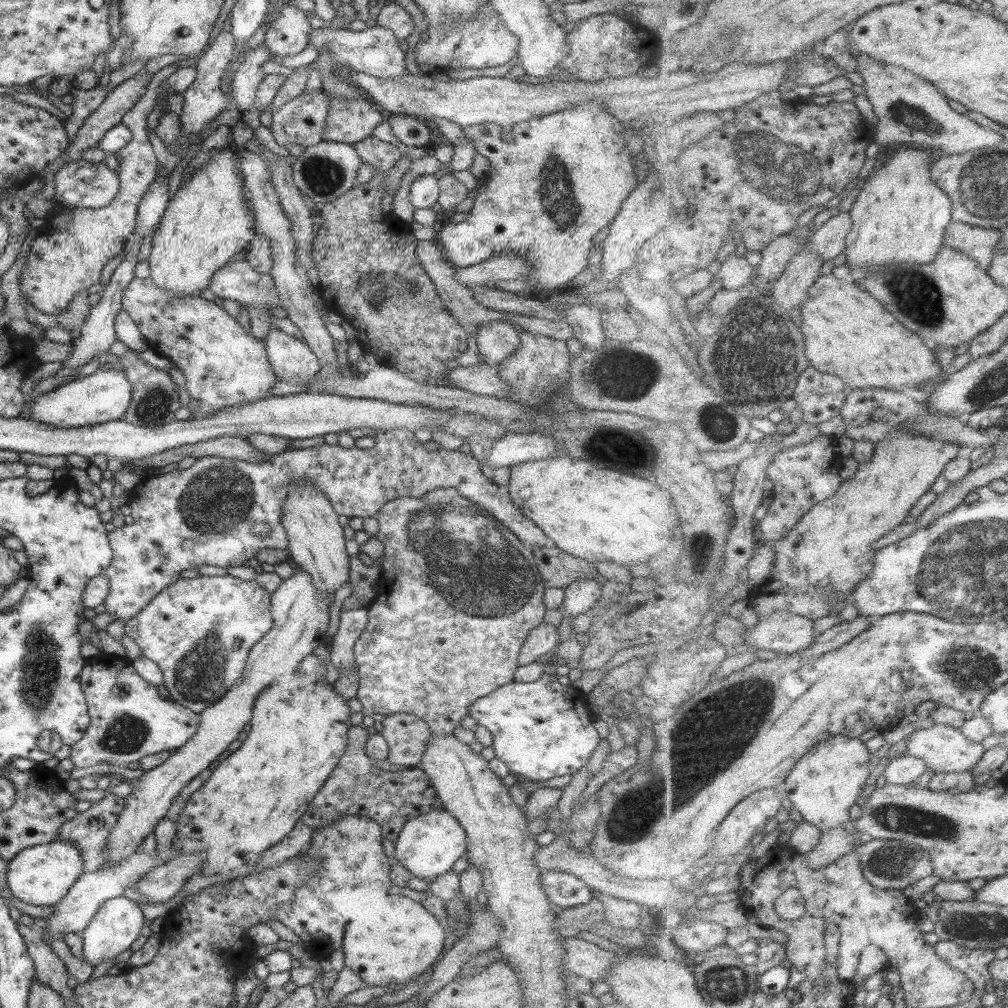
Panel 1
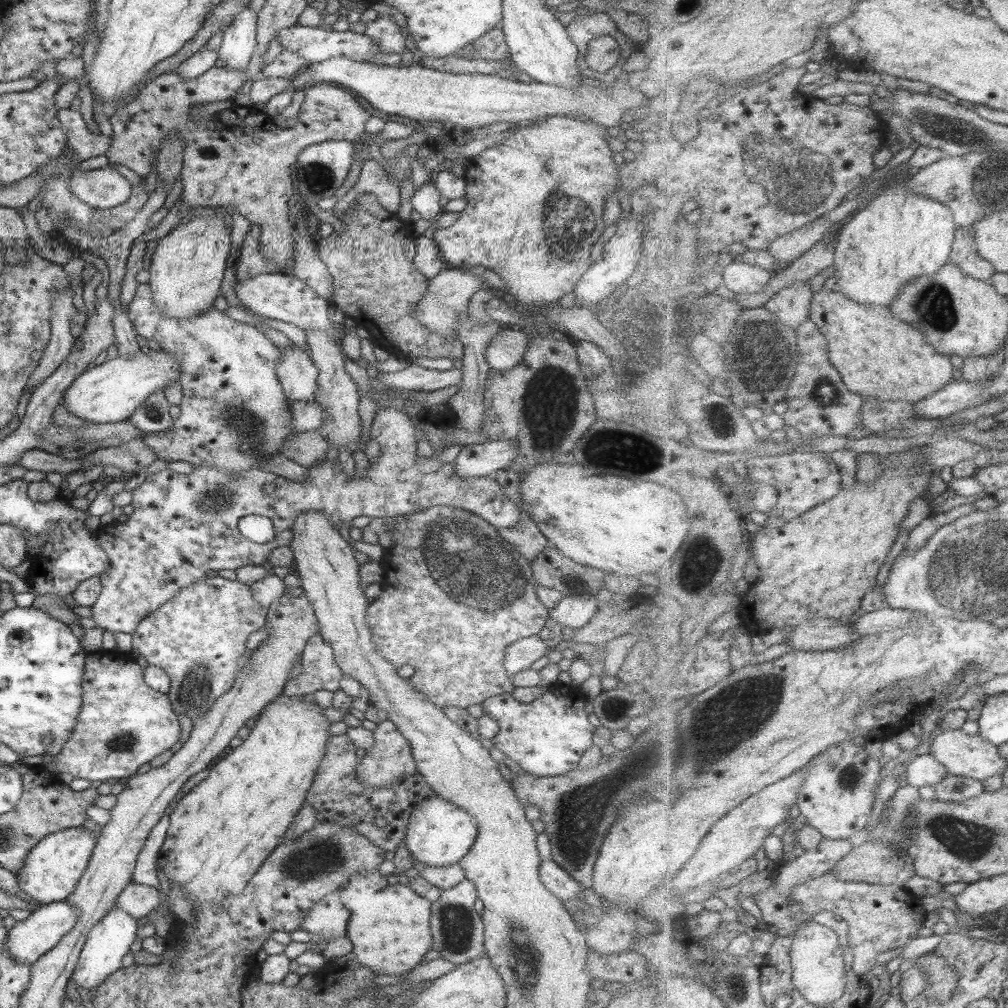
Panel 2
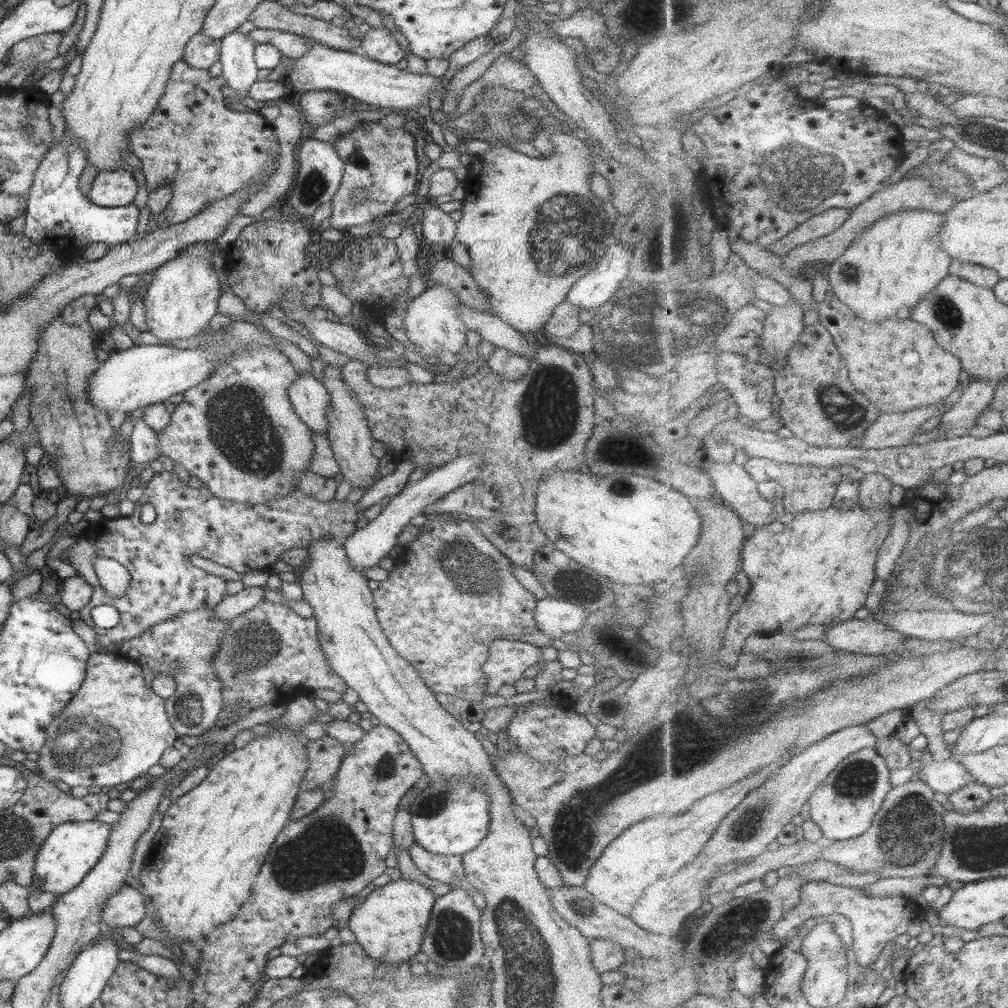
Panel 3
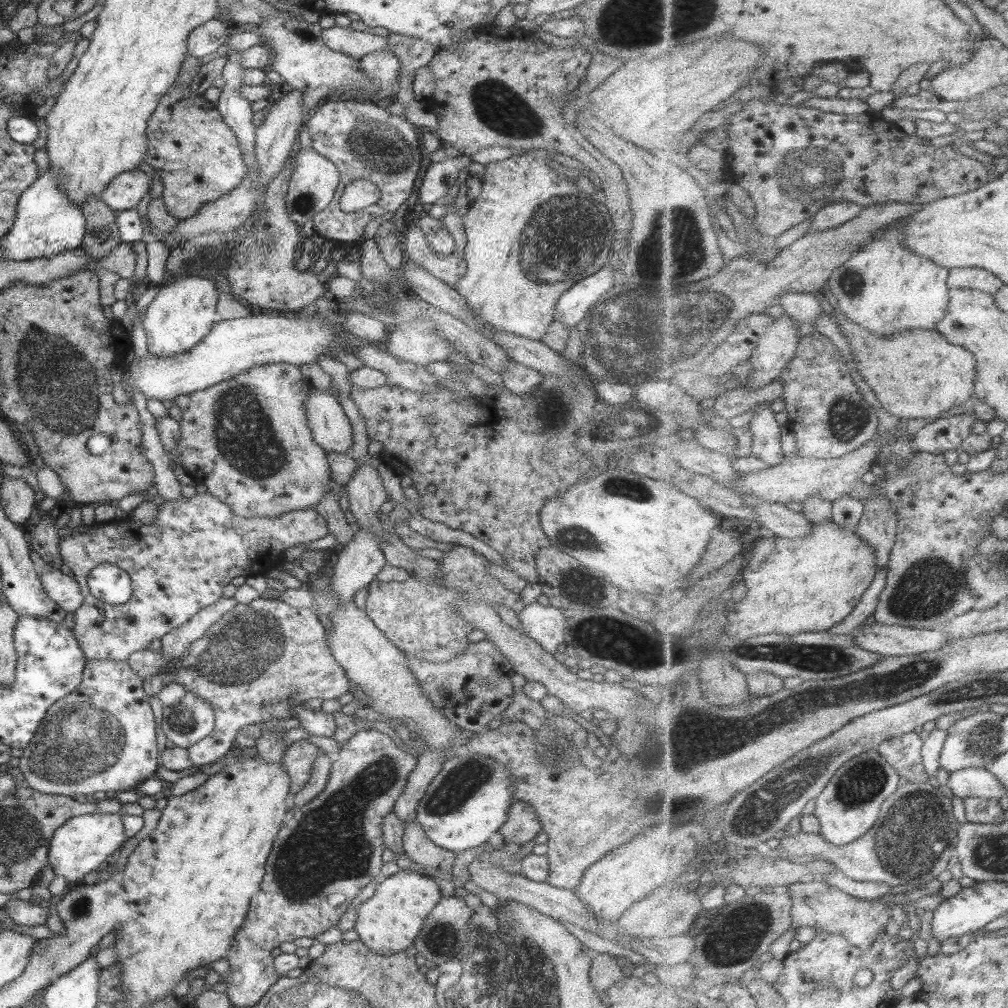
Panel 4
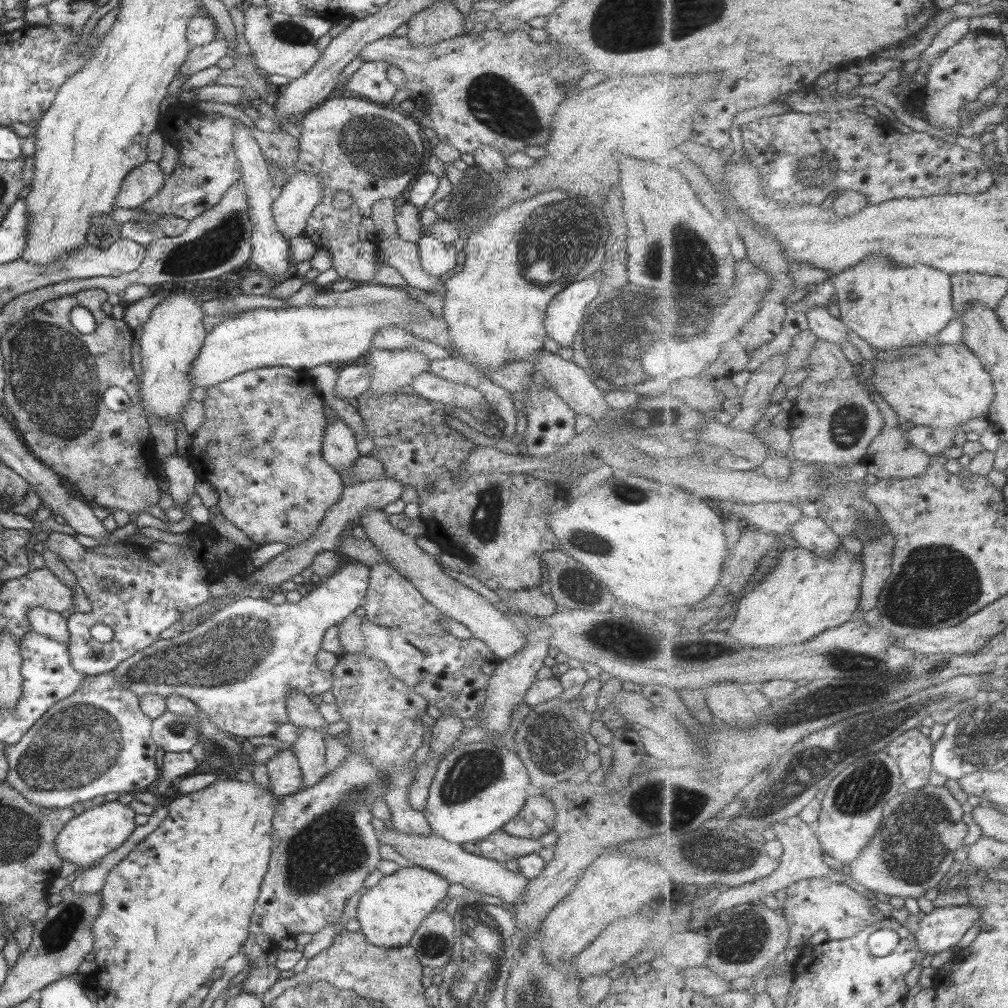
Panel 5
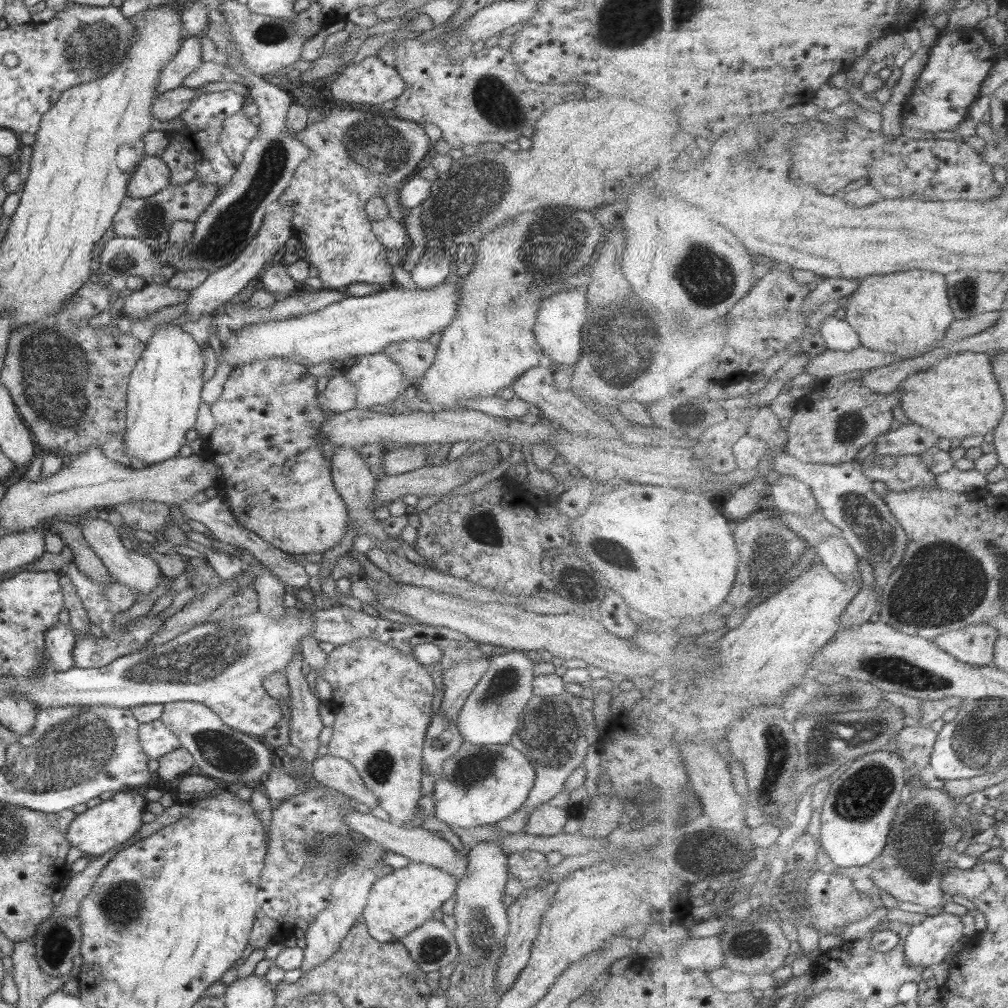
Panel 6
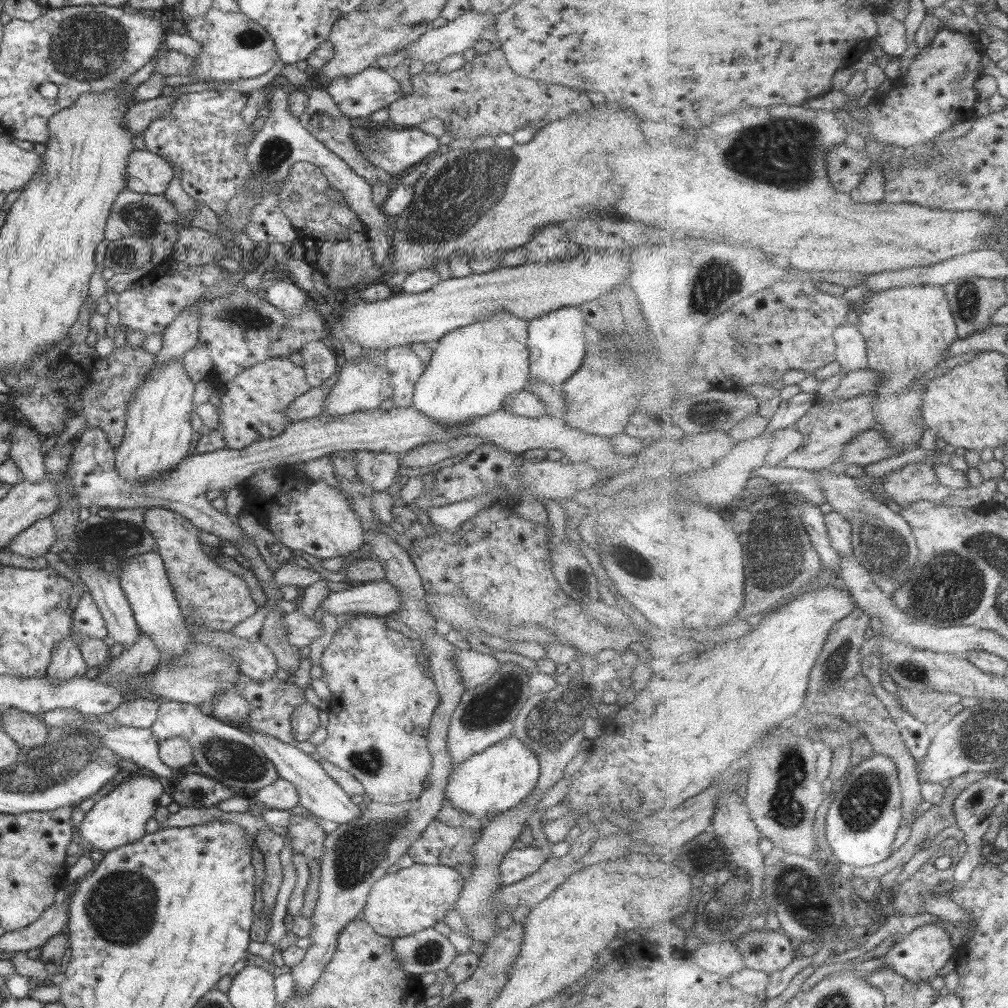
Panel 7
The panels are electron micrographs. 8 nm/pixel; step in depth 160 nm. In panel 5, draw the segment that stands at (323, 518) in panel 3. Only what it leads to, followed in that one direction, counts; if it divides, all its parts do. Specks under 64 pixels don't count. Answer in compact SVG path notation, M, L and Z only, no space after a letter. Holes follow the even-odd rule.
M210 506L207 520L204 523L194 522L192 529L186 532L189 533L189 536L185 538L185 542L177 544L178 547L181 547L181 550L175 556L171 556L167 562L161 562L161 564L145 560L142 553L145 553L147 548L140 548L137 545L131 545L131 550L121 552L119 556L103 556L103 554L95 554L95 552L87 550L72 536L56 531L51 531L48 534L44 549L51 550L53 554L60 558L64 567L73 574L77 585L82 588L92 608L91 612L87 612L87 614L72 612L66 620L66 629L69 633L66 645L73 670L81 672L86 677L113 671L120 662L123 662L132 654L153 645L159 638L161 630L167 629L173 623L178 622L183 615L187 615L189 611L197 609L197 606L209 601L211 596L207 587L219 580L221 573L238 572L241 574L246 568L250 567L247 562L248 552L241 548L232 545L229 552L225 552L223 549L220 550L220 543L225 543L226 539L219 536L212 528L213 518L218 514L220 514L218 506ZM104 578L111 578L113 582L117 582L121 586L121 591L111 594L101 590L101 581ZM97 623L108 626L112 630L113 636L110 641L101 643L91 638L89 629Z

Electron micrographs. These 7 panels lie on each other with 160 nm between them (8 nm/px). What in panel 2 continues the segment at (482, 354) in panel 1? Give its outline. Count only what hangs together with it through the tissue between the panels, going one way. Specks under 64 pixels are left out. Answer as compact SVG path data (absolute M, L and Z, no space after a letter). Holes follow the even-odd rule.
M502 327L488 342L484 356L488 367L493 370L507 370L521 362L525 354L527 339L521 331Z

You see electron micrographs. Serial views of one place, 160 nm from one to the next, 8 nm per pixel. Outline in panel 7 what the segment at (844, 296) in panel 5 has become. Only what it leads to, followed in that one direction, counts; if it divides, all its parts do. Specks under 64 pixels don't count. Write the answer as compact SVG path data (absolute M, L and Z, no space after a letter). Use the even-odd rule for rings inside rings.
M933 285L898 286L867 294L858 307L858 329L866 341L869 368L873 369L882 379L876 388L877 404L874 406L877 430L883 431L890 441L902 450L902 453L919 446L923 438L924 424L922 406L924 403L925 386L917 382L919 376L935 368L943 358L947 358L949 346L957 341L958 330L956 318L944 287Z

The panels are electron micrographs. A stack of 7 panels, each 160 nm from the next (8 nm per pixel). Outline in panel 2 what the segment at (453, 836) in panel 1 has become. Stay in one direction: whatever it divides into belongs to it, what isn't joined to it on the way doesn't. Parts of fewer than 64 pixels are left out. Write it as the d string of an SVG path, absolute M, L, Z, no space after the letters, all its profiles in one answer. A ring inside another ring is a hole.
M434 796L413 807L407 821L404 845L414 861L427 866L448 867L469 852L475 838L477 831L473 819L462 808Z

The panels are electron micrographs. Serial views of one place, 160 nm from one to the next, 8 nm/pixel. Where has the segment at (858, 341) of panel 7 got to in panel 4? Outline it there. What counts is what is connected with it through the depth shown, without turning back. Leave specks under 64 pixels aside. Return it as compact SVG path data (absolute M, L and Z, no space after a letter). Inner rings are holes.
M792 292L780 296L780 306L785 314L792 316L799 323L816 323L823 312L819 295L814 293Z

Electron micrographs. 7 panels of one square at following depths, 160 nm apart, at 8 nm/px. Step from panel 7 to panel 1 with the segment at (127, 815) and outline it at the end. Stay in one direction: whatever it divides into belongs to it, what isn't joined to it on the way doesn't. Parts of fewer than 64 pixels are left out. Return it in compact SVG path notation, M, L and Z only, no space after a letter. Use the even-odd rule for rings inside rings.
M63 840L28 846L6 863L4 880L17 900L33 906L54 906L68 893L73 881L82 872L78 850Z

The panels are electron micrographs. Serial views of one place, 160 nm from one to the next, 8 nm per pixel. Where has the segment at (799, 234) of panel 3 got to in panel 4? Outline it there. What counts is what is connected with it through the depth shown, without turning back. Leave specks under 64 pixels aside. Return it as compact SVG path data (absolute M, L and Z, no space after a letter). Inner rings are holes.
M841 201L828 205L812 218L808 232L835 228L861 216L861 212L866 212L866 207L857 205L853 201Z

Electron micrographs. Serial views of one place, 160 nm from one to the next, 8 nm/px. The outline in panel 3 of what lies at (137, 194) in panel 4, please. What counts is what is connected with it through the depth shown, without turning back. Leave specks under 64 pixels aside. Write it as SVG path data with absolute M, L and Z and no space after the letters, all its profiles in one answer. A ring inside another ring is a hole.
M117 166L115 169L99 171L87 192L87 199L97 207L129 205L137 193L137 185L131 172Z

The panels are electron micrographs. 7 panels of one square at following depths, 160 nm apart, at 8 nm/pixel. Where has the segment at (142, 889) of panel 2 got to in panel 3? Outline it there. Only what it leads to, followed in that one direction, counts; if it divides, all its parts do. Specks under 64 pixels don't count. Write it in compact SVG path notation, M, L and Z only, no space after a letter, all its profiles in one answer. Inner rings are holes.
M125 884L105 901L101 920L105 928L135 927L145 912L143 895Z

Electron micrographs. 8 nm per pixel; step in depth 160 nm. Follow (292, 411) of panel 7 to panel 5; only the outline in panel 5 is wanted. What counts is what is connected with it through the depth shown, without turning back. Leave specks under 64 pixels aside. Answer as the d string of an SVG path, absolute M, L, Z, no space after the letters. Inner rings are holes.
M362 360L355 365L346 366L338 371L338 377L334 386L335 394L345 400L345 398L355 398L363 391L370 388L370 372L368 367L364 367Z

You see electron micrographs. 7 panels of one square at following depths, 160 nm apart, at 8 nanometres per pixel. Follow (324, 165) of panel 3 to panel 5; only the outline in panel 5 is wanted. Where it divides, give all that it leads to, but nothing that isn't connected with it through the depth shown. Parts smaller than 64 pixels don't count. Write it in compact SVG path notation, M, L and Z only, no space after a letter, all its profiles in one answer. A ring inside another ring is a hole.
M297 172L289 176L271 204L271 216L285 240L304 232L306 220L321 197L323 185L318 176Z

